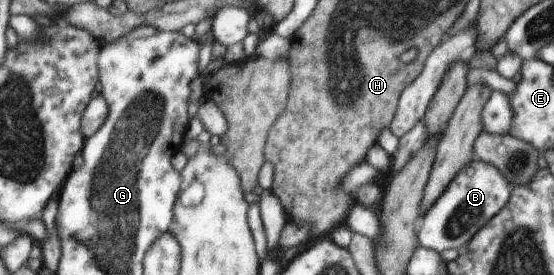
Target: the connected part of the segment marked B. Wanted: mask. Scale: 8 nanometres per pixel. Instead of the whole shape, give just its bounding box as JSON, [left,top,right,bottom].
[418,158,509,251]

